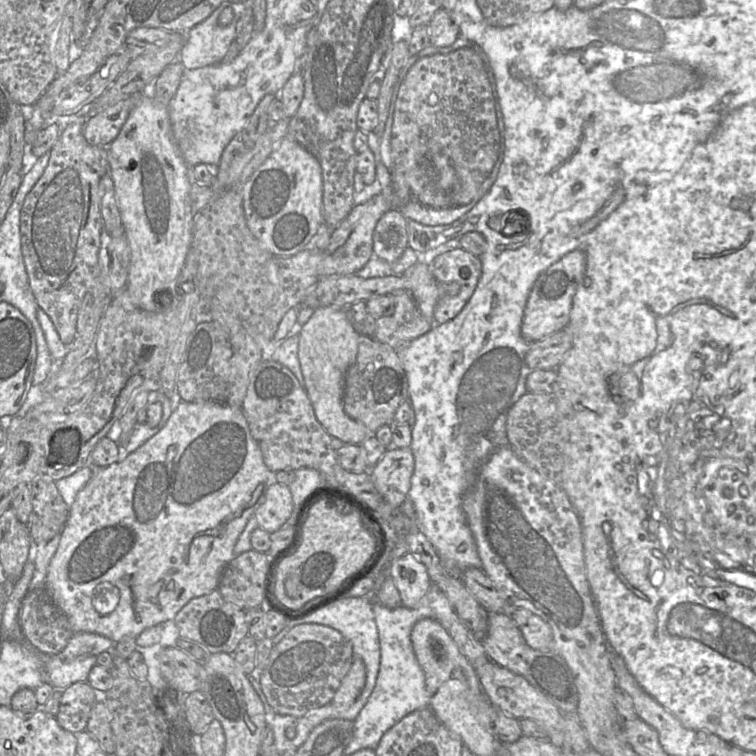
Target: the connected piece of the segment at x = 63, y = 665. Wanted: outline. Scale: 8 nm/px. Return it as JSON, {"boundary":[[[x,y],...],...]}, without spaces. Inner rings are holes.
{"boundary":[[[97,656],[79,657],[63,661],[59,657],[45,660],[45,677],[56,690],[64,690],[76,682],[87,681],[90,670],[97,664]]]}

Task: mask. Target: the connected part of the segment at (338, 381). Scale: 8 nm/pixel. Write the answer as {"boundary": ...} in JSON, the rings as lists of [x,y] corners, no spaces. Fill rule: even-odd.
{"boundary":[[[325,306],[314,310],[298,333],[298,359],[304,378],[304,389],[318,422],[331,437],[344,443],[360,445],[373,434],[363,424],[350,418],[343,408],[345,376],[356,360],[359,340],[358,327],[350,320],[347,308]]]}

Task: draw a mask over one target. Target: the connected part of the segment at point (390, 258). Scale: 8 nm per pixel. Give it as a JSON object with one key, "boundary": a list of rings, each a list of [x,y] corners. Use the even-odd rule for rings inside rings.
{"boundary":[[[391,209],[378,220],[373,232],[373,254],[393,264],[408,246],[406,217],[399,209]]]}

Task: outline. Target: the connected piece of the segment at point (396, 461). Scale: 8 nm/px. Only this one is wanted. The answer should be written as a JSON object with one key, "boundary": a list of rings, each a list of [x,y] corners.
{"boundary":[[[387,447],[383,457],[369,469],[369,475],[385,503],[398,509],[409,492],[413,471],[410,448]]]}

